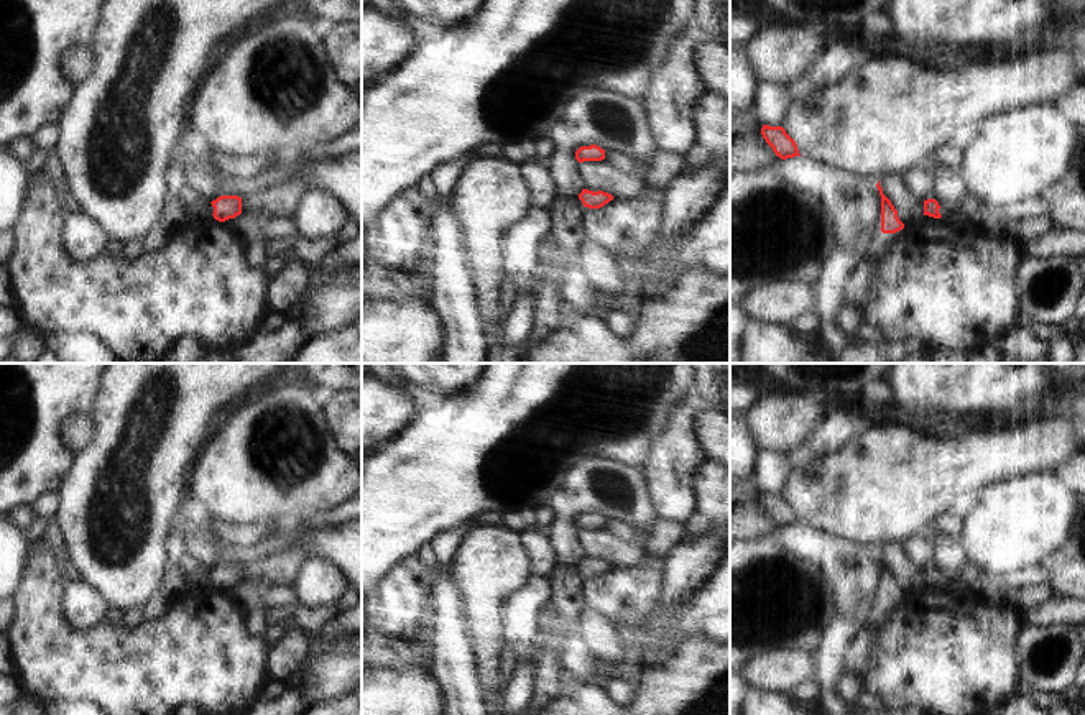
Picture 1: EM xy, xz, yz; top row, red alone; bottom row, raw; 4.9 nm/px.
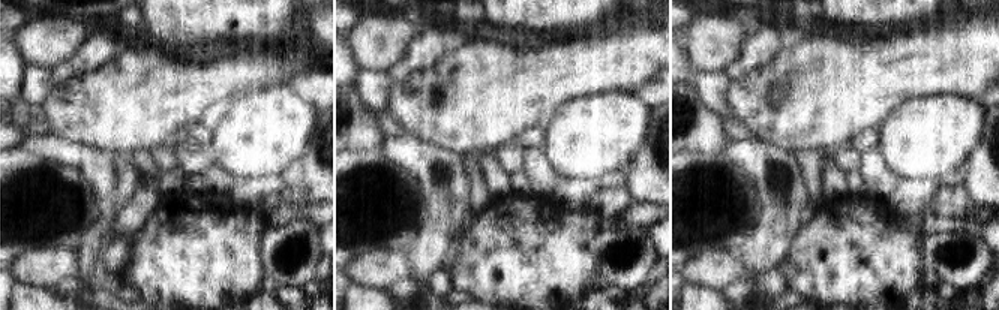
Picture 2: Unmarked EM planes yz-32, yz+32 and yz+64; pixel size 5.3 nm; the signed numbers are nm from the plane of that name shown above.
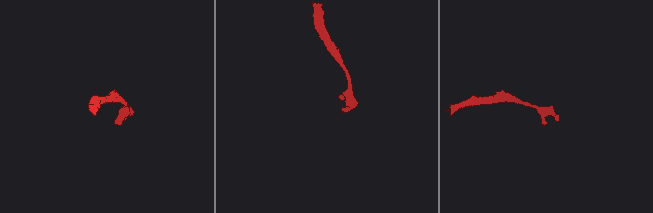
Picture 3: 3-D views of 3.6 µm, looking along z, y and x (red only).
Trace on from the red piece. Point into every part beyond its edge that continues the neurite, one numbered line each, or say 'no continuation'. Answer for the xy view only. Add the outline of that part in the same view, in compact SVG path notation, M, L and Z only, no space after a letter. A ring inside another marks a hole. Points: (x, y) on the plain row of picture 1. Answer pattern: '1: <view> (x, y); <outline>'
no continuation

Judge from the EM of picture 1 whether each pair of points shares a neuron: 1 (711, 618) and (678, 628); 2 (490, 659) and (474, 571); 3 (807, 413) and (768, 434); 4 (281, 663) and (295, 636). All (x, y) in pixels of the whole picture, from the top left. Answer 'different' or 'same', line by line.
1: same
2: same
3: same
4: same

